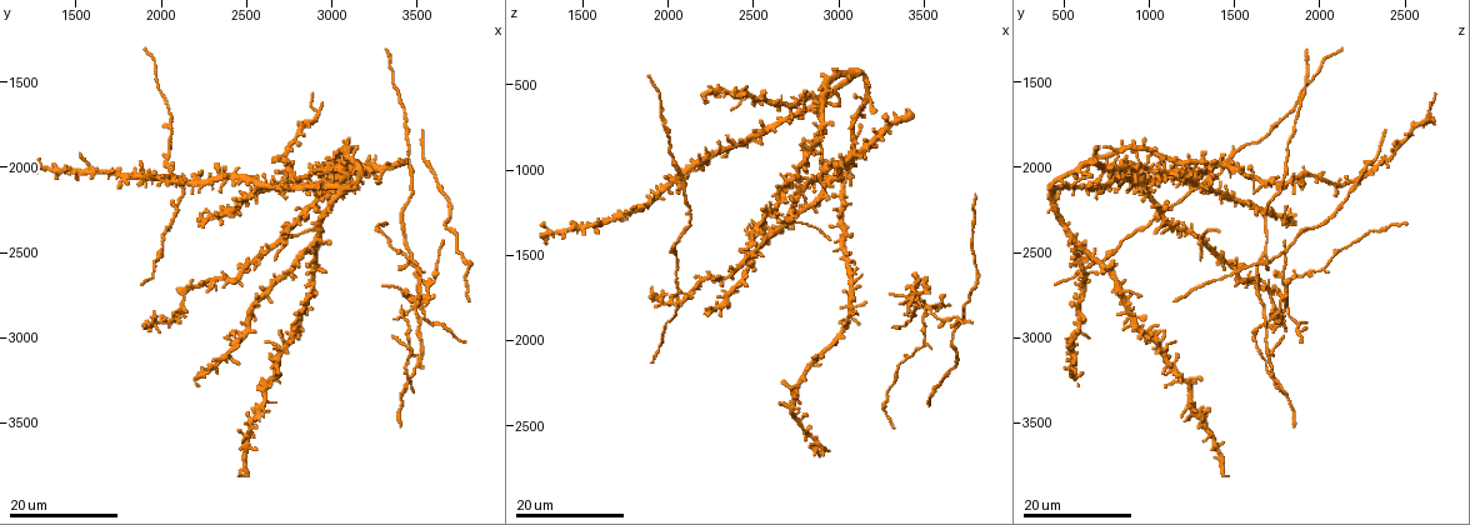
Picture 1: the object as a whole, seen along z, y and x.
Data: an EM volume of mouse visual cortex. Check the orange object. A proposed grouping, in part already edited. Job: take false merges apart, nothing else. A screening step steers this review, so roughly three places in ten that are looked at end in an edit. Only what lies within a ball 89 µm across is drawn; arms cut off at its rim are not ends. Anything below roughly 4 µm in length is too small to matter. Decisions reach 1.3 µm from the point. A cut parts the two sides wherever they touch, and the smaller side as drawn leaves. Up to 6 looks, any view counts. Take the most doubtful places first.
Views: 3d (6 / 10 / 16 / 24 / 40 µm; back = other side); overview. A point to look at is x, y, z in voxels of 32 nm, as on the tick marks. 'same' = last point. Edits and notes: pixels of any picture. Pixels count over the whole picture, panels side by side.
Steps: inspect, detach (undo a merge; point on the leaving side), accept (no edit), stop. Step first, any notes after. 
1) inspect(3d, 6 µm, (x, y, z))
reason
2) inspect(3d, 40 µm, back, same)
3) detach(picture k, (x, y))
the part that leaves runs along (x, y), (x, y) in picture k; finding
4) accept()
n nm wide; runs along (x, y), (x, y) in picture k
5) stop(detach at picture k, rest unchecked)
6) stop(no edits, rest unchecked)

inspect(3d, 24 µm, (3440, 3240, 1740))
four arms meet

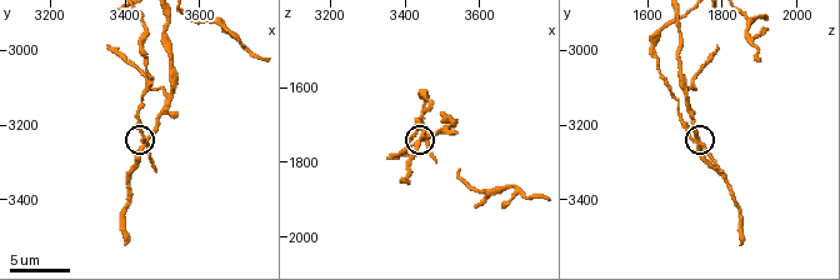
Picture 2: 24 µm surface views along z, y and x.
inspect(3d, 6 µm, (3440, 3240, 1730))
closer look

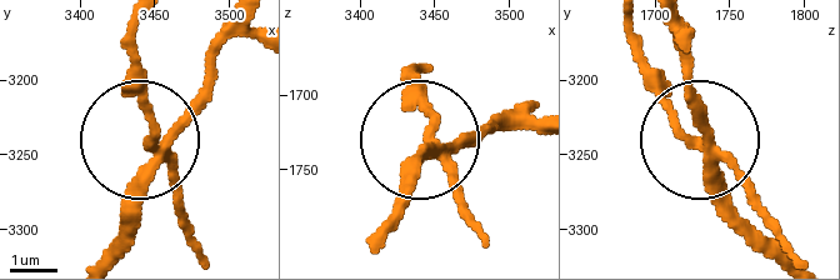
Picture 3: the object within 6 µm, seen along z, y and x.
detach(picture 3, (139, 100))
the part that leaves runs along (154, 145), (130, 26) in picture 3; a second neuron is stuck on

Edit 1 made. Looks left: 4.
inspect(overview)

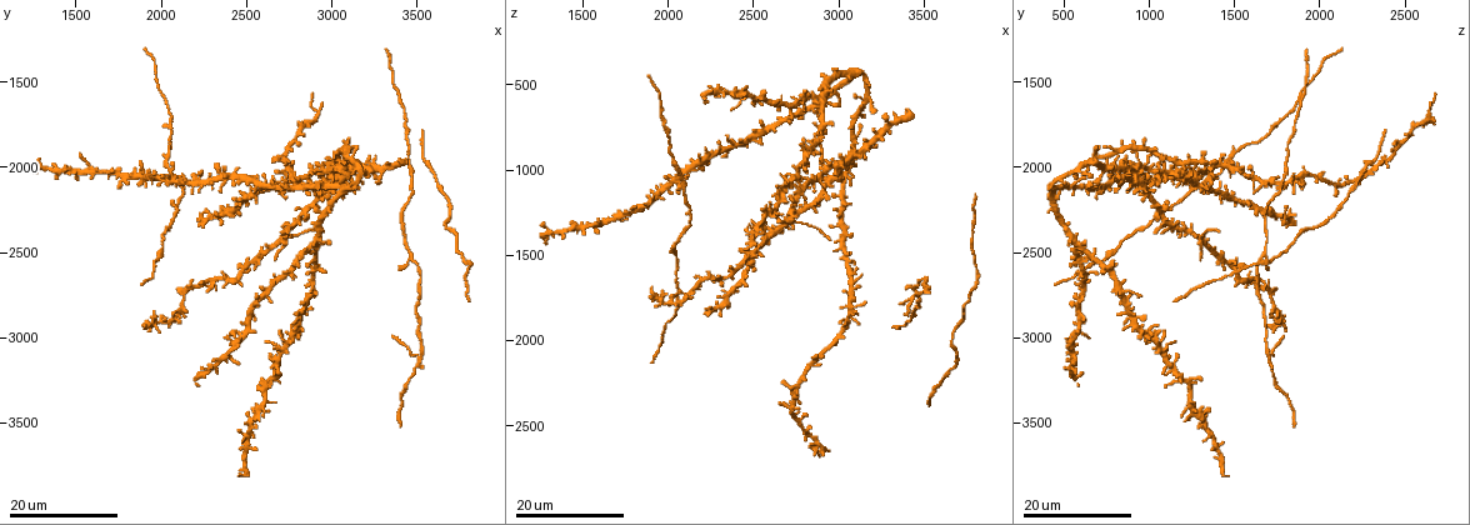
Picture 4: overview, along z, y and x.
inspect(3d, 16 µm, (3520, 3120, 1720))

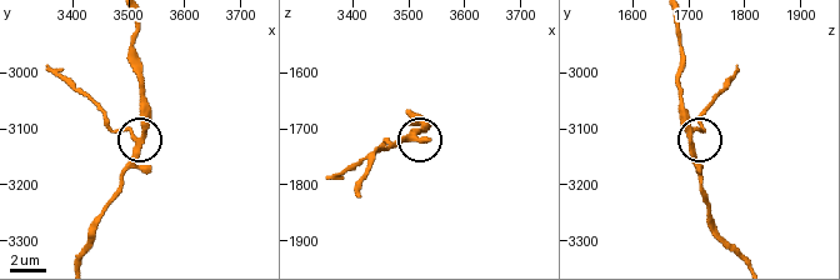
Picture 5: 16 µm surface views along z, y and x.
inspect(3d, 10 µm, (3510, 3115, 1705))

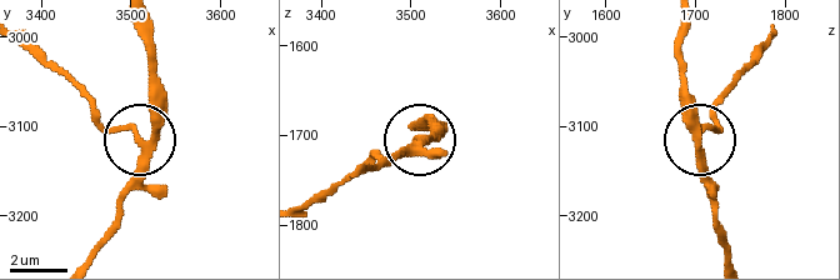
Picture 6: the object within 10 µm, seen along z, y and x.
detach(picture 6, (105, 131))
a second neuron is stuck on

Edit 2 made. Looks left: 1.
stop(detach at picture 3, detach at picture 6, rest unchecked)

